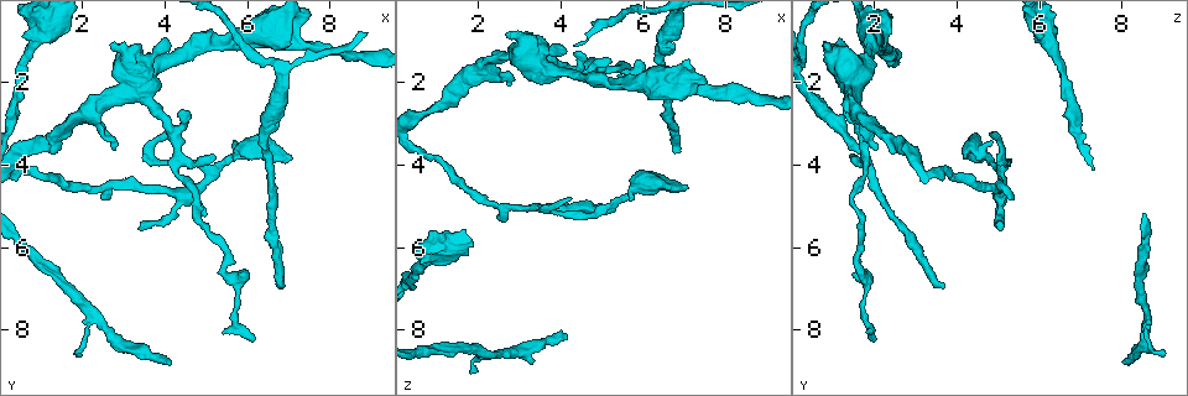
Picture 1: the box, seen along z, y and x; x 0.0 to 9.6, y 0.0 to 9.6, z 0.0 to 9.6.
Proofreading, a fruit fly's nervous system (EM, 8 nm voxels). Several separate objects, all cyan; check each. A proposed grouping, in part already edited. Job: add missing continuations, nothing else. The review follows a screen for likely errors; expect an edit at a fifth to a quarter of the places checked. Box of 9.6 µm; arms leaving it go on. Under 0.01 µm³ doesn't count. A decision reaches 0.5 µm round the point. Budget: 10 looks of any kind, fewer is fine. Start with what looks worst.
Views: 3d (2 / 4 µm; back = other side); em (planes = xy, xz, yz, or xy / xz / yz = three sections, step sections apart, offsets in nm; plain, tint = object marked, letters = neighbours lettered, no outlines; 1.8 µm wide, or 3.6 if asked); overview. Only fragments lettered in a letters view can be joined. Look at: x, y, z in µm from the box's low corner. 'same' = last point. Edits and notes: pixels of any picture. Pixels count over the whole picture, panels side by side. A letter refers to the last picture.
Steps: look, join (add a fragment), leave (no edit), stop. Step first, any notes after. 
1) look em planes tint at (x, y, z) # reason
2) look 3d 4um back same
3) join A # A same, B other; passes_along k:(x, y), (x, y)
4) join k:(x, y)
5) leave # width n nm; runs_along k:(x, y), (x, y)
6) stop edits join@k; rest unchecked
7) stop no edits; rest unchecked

look 3d 2um at (6.75, 6.90, 3.70) # long arm stops here

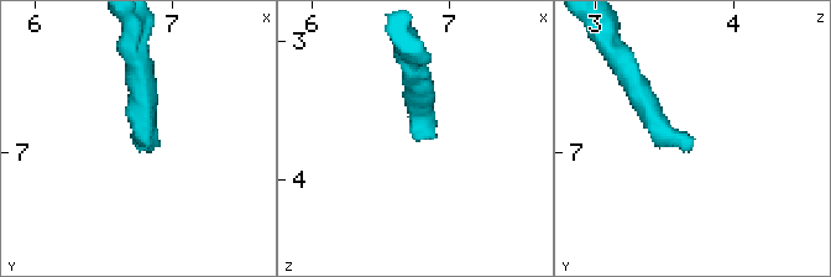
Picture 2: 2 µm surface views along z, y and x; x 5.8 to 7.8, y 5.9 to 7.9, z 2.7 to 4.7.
look em planes letters at (6.76, 6.94, 3.72) # need the tissue

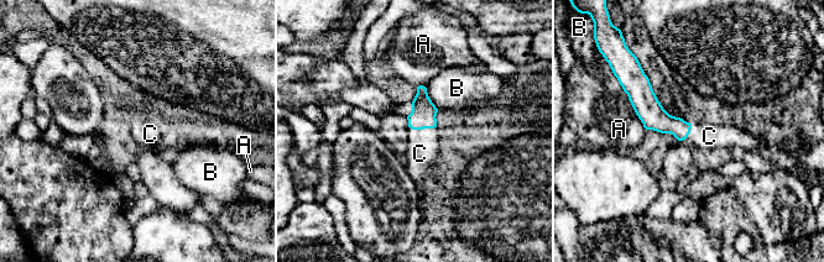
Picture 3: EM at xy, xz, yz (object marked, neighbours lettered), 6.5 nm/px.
join C # A other, B other, C same; passes_along 3:(423, 113), (422, 129), (420, 153); it goes on there

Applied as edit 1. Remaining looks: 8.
look overview

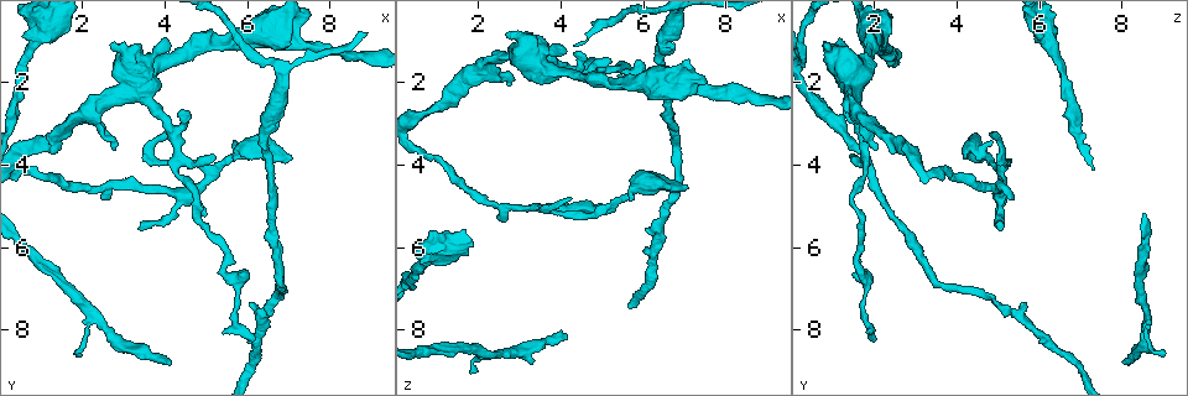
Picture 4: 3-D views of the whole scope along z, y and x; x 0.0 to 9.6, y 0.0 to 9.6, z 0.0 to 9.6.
look em 3.6um xy step 16 letters at (7.00, 3.90, 4.45) # free end

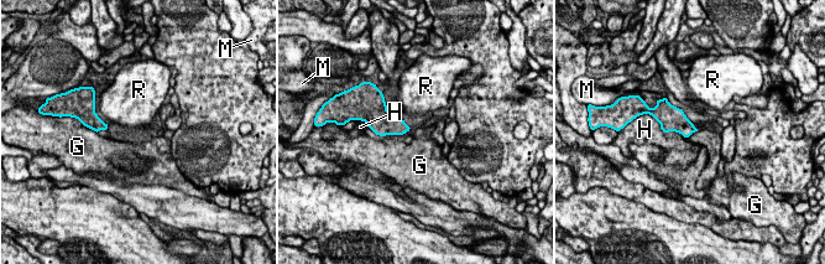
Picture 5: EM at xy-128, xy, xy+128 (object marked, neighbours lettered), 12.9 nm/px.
leave # longest_contact H 500 nm; G other, H other, M other, R other; border 5:(692, 123), (698, 129); no lettered fragment goes on from it

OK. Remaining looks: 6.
look 3d 2um at (4.20, 8.75, 8.25) # branch stops here

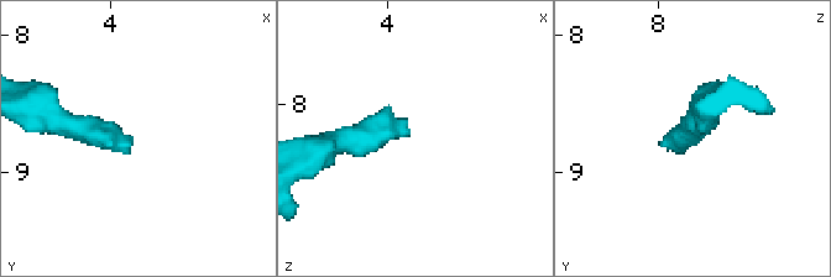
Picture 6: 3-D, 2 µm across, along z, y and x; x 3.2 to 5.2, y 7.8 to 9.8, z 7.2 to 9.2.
look em planes letters at (4.16, 8.82, 8.24)

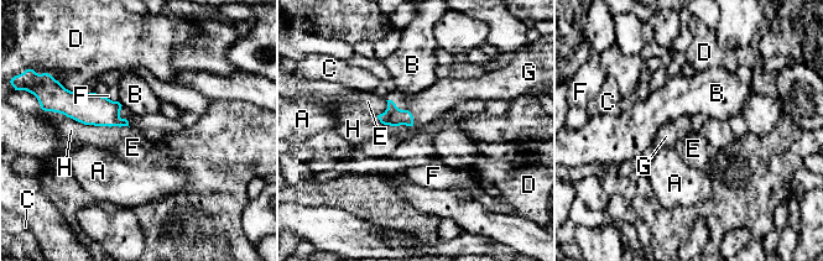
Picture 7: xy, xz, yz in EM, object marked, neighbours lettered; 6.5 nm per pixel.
join G # A other, B other, C other, D other, E other, F other, G same, H other; passes_along 7:(394, 116), (405, 110), (426, 106); it goes on there

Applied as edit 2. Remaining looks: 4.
look overview # redraw

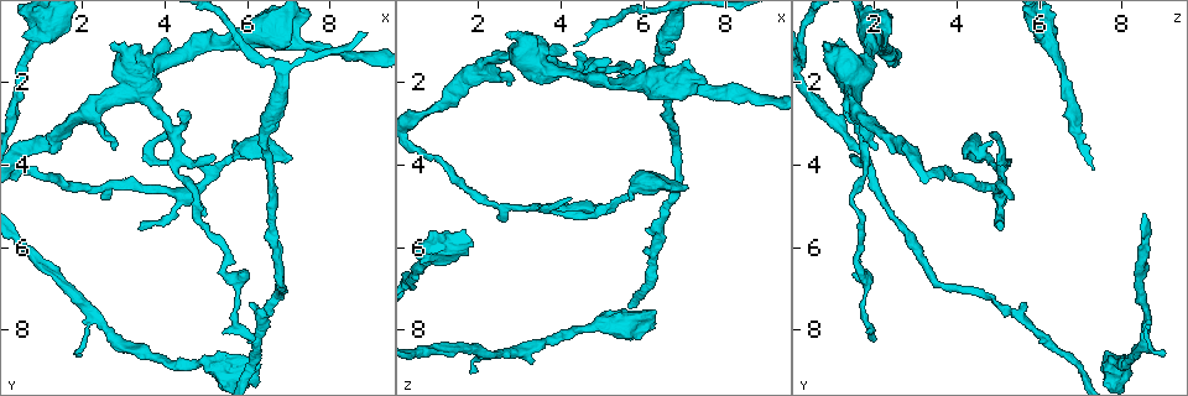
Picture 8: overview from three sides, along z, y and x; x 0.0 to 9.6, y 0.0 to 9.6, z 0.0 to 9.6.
look em planes letters at (2.70, 1.00, 0.85) # branch stops here

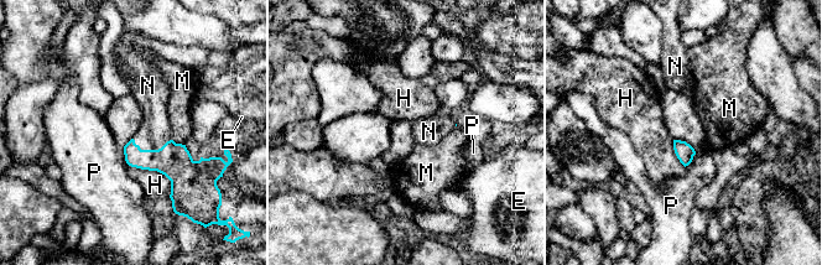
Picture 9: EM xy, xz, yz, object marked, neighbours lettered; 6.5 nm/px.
join N # longest_contact H 380 nm; E other, H other, M other, N same, P other; the cell continues

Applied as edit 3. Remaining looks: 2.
stop edits join@3, join@7, join@9; rest unchecked

